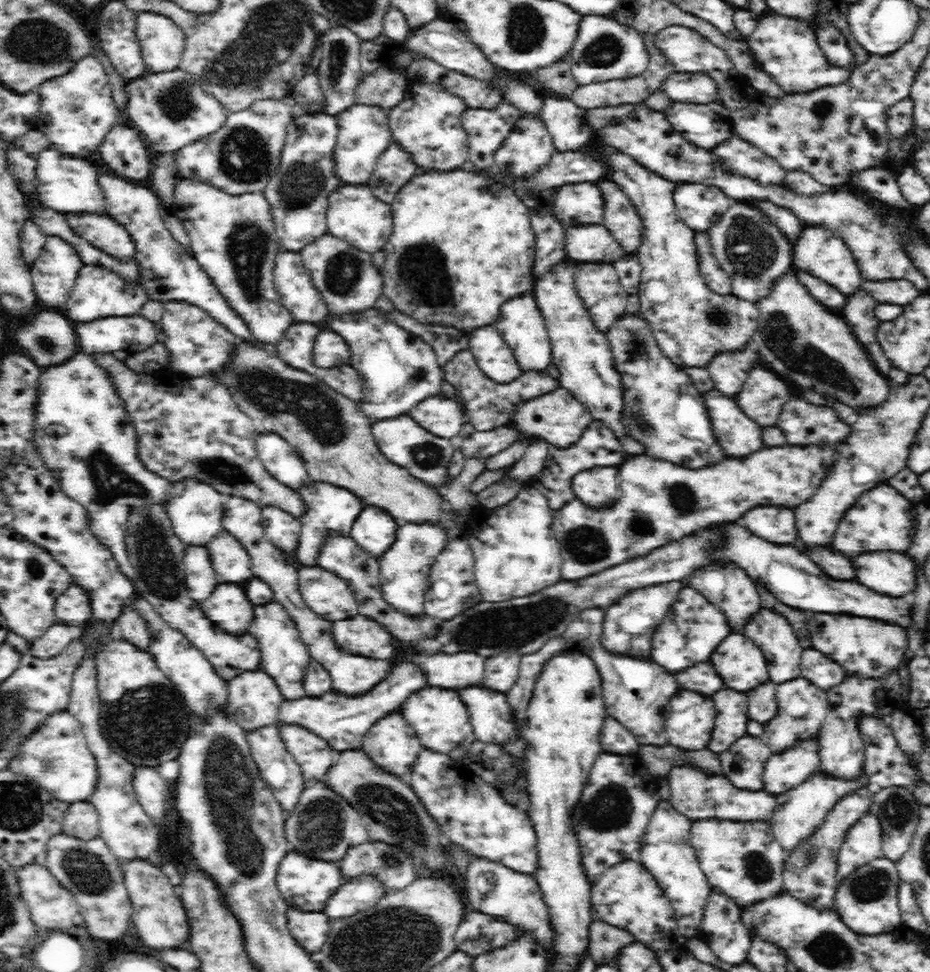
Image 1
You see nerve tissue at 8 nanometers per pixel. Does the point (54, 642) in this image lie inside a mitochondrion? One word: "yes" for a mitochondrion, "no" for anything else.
no

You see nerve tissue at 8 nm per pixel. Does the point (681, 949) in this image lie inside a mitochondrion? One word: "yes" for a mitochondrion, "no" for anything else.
no

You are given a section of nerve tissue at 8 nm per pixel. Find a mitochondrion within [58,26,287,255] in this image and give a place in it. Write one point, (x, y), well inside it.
(245, 156)

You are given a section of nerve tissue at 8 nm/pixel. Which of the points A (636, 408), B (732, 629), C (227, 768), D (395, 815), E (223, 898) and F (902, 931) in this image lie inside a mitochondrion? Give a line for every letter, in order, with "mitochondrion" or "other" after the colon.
A: mitochondrion
B: other
C: mitochondrion
D: mitochondrion
E: other
F: other

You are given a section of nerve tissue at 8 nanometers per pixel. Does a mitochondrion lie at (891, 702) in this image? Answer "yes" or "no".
no

